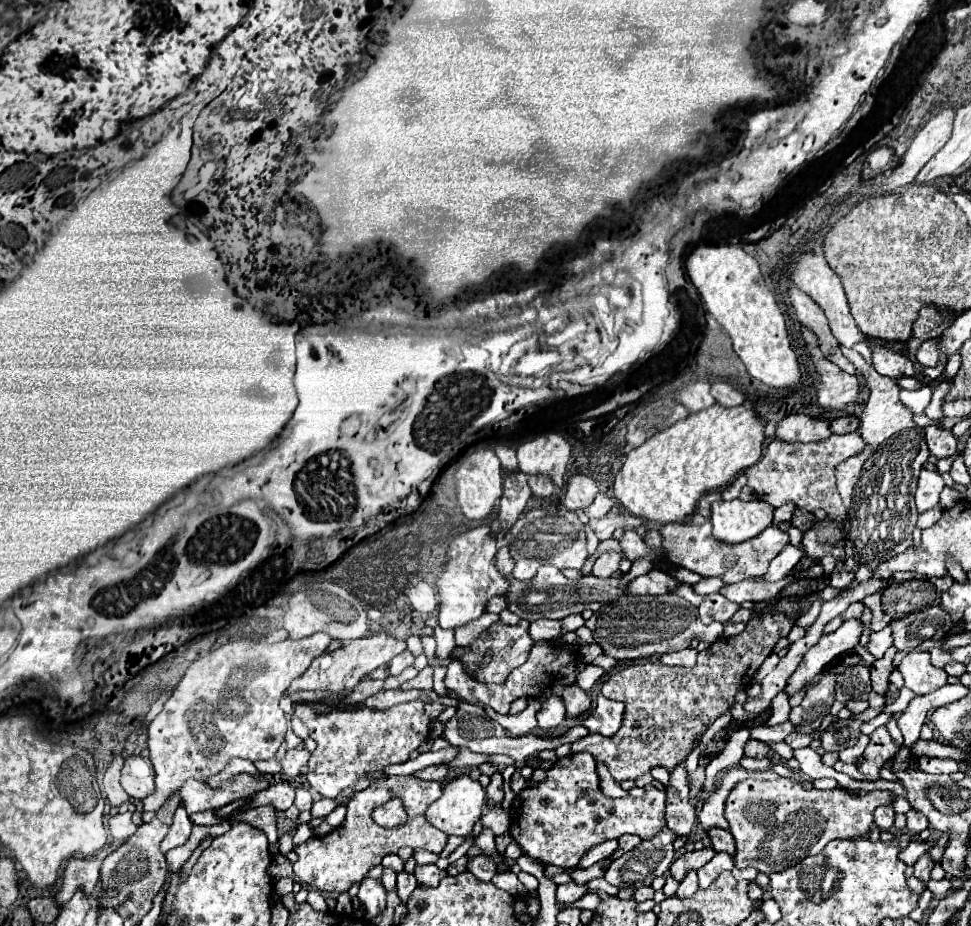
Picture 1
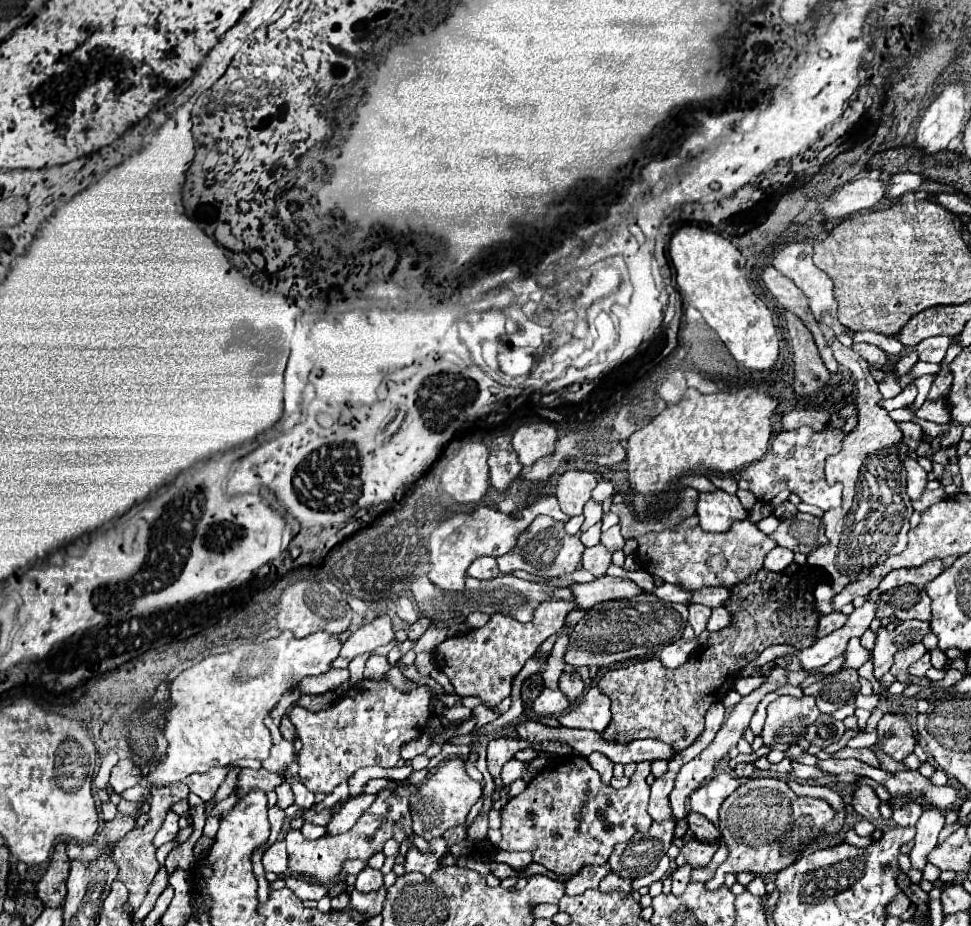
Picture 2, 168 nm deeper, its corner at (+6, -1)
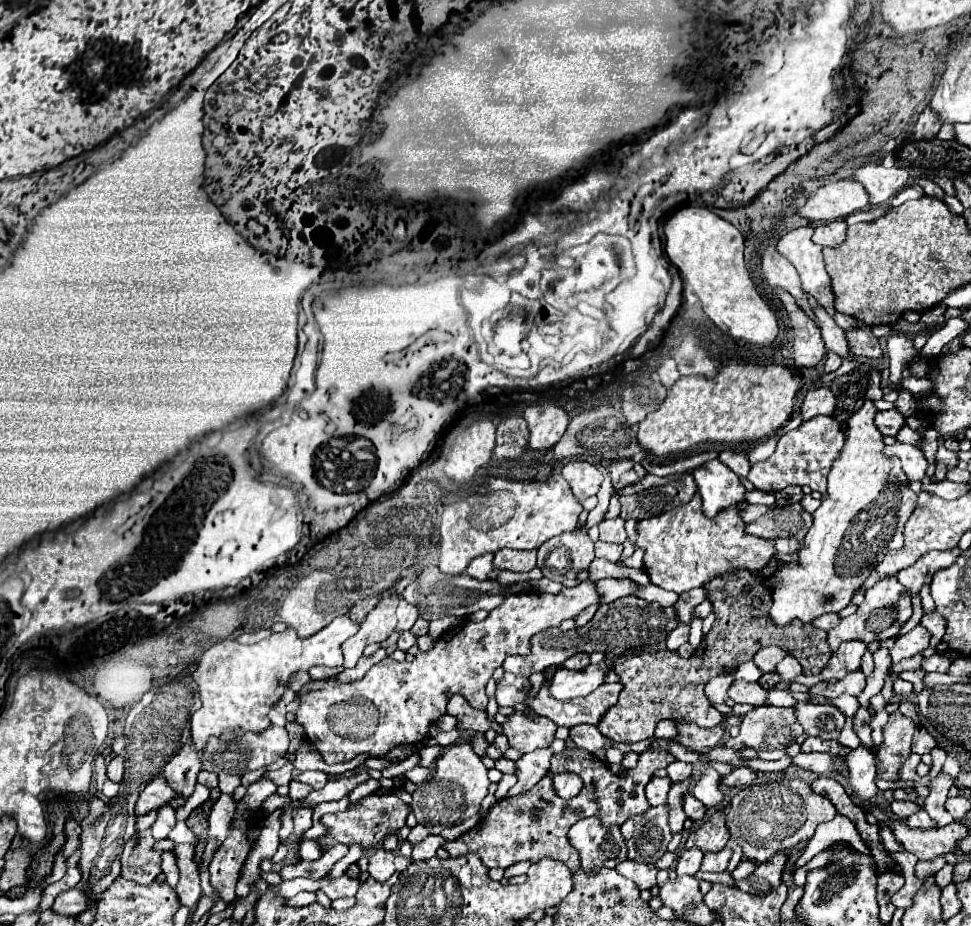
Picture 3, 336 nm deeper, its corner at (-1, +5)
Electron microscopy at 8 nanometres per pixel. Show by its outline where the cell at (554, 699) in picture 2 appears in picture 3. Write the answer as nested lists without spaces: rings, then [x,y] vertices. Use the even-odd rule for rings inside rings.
[[[603,659],[601,663],[589,663],[581,671],[559,669],[551,681],[551,695],[559,701],[569,701],[575,697],[585,697],[605,683],[607,673],[613,669],[613,663]]]

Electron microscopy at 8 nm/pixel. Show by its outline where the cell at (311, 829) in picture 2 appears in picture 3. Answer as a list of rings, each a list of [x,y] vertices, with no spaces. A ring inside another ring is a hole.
[[[295,809],[293,811],[293,823],[295,823],[295,829],[293,829],[293,835],[295,837],[301,837],[303,835],[303,831],[307,831],[309,827],[311,827],[311,815],[313,815],[313,811],[311,809]]]

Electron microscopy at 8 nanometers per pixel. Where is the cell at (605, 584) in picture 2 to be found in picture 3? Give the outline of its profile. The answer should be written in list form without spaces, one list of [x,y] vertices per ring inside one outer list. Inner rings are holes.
[[[581,581],[573,589],[563,589],[557,595],[551,593],[515,593],[509,599],[505,599],[499,607],[495,607],[485,621],[479,623],[463,623],[455,629],[449,629],[443,633],[431,651],[417,653],[411,663],[403,661],[397,663],[393,659],[383,659],[375,667],[371,667],[365,677],[353,681],[353,683],[341,683],[337,677],[327,677],[321,681],[309,681],[297,695],[299,695],[299,709],[295,711],[295,721],[305,729],[307,739],[315,745],[315,749],[321,753],[323,761],[333,763],[347,763],[353,757],[361,753],[369,753],[373,757],[385,757],[391,749],[399,747],[401,743],[421,743],[427,733],[429,725],[443,717],[447,713],[447,701],[451,695],[461,693],[467,703],[475,709],[487,709],[487,695],[485,685],[491,679],[493,671],[501,667],[507,655],[527,655],[529,653],[529,639],[545,631],[553,625],[559,625],[563,619],[573,619],[577,613],[581,613],[585,607],[599,603],[599,593],[595,589],[595,583]]]

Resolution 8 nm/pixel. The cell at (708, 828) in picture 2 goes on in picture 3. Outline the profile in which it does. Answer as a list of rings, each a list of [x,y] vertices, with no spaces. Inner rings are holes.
[[[685,793],[685,797],[683,797],[683,809],[685,809],[685,815],[689,819],[703,819],[703,815],[707,811],[707,807],[701,805],[701,801],[697,801],[691,793]]]

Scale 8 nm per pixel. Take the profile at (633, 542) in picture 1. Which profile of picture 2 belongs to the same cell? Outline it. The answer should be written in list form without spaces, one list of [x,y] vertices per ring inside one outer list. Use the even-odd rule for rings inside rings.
[[[614,525],[614,527],[610,527],[606,533],[602,533],[600,543],[606,545],[608,551],[612,551],[612,553],[624,549],[624,537],[622,537],[622,533],[620,533],[620,525]]]

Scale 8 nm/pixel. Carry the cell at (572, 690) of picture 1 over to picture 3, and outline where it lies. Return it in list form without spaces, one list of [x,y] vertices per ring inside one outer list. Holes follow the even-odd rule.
[[[577,653],[573,657],[569,657],[569,661],[563,663],[565,669],[575,669],[575,671],[581,671],[589,665],[589,655],[587,653]]]

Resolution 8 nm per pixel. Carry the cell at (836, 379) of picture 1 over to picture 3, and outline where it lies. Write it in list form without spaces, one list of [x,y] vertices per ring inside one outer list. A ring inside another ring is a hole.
[[[773,289],[773,293],[781,299],[791,321],[793,339],[795,339],[795,365],[815,367],[825,357],[825,345],[815,321],[797,307],[795,299],[785,289]]]

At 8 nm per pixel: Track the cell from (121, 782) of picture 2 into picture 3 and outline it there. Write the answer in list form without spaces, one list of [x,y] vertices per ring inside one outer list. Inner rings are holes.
[[[115,755],[109,761],[109,765],[107,765],[107,777],[113,783],[121,783],[121,779],[123,779],[123,757],[121,755]]]

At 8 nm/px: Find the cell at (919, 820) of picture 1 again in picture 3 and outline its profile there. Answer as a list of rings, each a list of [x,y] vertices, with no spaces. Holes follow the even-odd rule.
[[[893,801],[891,803],[891,811],[899,817],[899,819],[907,819],[909,815],[913,815],[915,811],[919,811],[919,807],[913,801]]]

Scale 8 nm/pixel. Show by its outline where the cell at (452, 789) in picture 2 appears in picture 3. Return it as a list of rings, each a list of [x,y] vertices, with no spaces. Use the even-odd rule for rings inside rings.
[[[455,743],[441,751],[435,761],[435,773],[427,777],[421,785],[417,785],[413,793],[411,807],[415,811],[417,823],[427,827],[431,833],[441,833],[445,827],[453,827],[463,823],[465,819],[479,813],[481,801],[489,789],[487,767],[483,765],[481,757],[471,749],[469,743]]]

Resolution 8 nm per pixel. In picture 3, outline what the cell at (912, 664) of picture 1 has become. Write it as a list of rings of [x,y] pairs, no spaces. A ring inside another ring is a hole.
[[[917,625],[915,629],[911,629],[909,633],[903,633],[895,639],[895,645],[893,649],[889,651],[891,653],[891,659],[893,663],[899,663],[901,659],[905,657],[911,657],[915,653],[921,653],[925,647],[929,647],[929,631],[921,625]]]

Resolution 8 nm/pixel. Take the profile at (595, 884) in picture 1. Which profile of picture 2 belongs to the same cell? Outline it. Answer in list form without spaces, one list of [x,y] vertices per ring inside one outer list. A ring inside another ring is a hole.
[[[608,873],[602,881],[600,881],[600,885],[598,885],[598,889],[600,891],[628,891],[630,893],[630,879],[618,879],[618,875],[612,875],[612,873]]]

